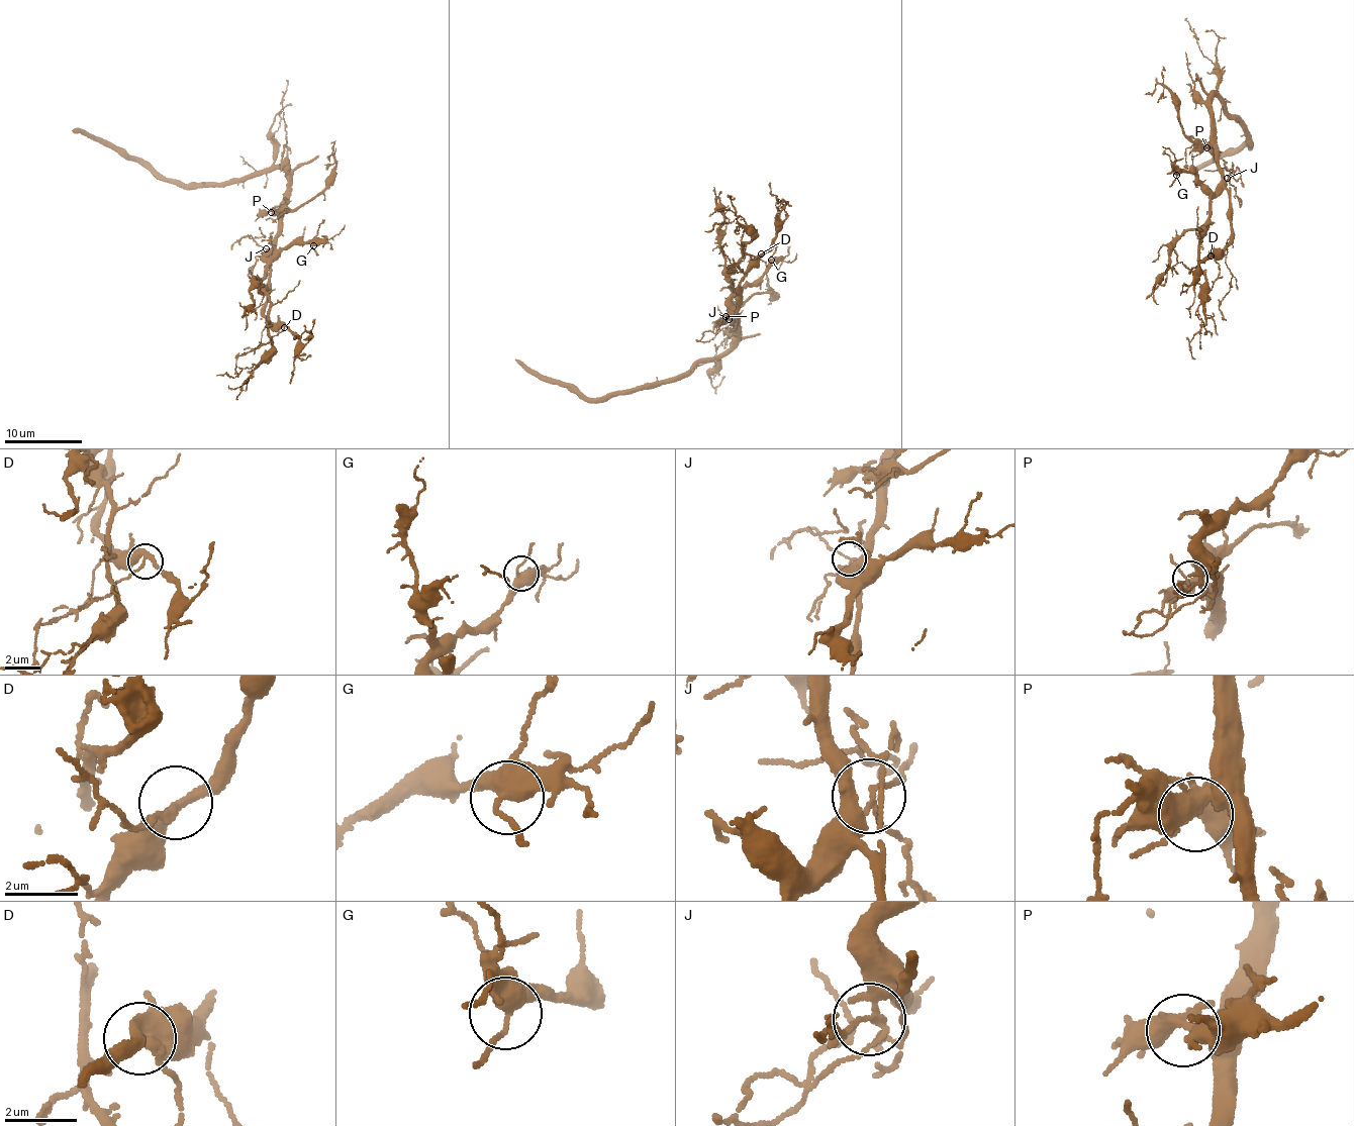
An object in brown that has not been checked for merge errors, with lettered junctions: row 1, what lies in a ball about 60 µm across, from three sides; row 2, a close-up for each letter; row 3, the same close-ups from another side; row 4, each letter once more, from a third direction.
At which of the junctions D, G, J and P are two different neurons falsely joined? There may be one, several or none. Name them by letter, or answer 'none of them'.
none of them

